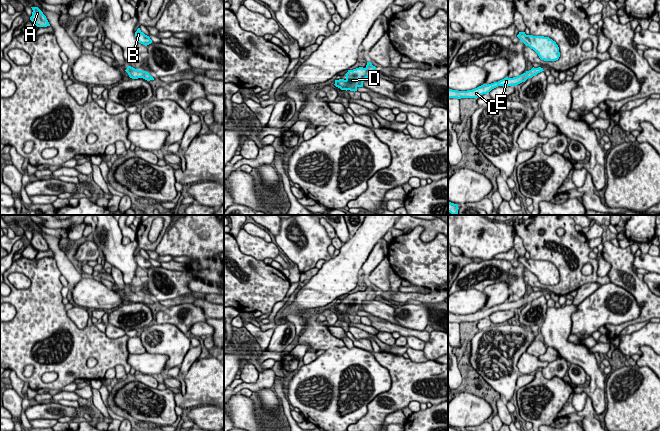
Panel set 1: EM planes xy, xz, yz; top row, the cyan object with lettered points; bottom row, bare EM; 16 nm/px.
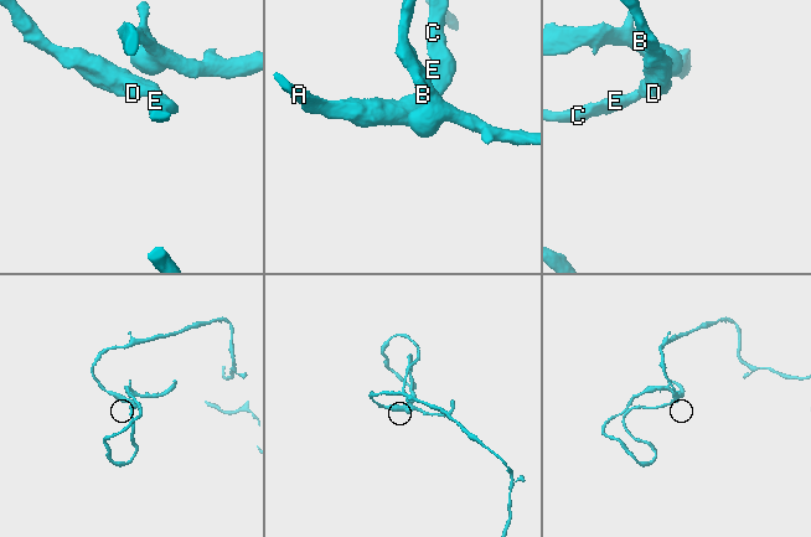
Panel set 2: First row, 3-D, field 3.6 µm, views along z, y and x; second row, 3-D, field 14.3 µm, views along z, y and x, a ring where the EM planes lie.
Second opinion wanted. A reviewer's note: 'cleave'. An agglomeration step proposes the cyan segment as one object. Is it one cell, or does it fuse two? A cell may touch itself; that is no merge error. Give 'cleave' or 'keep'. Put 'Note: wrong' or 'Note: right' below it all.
keep
Note: wrong

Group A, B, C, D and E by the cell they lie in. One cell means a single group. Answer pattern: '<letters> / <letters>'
A B C D E

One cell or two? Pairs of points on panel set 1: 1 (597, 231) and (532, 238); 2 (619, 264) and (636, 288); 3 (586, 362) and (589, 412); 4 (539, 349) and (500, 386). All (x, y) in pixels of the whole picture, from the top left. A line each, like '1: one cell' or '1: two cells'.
1: two cells
2: one cell
3: two cells
4: two cells

